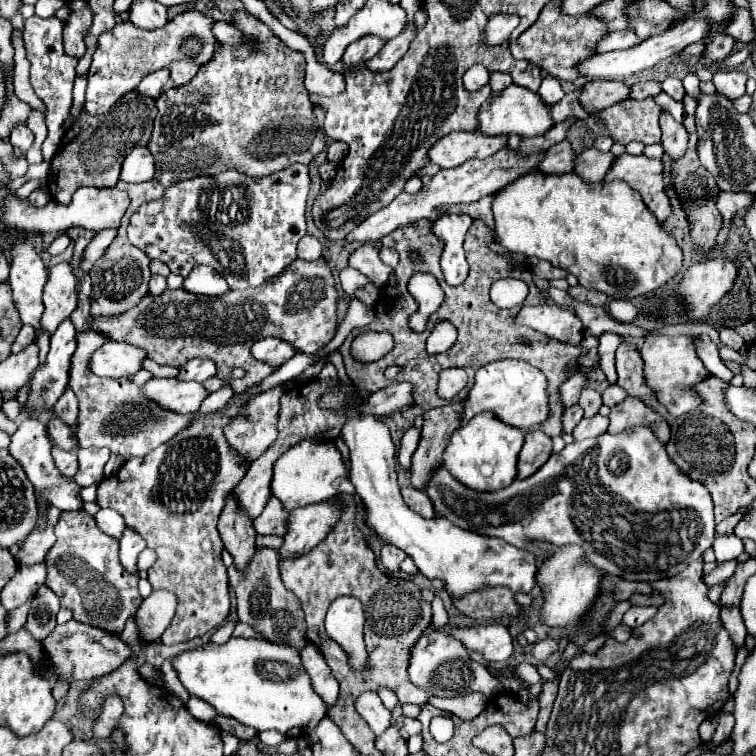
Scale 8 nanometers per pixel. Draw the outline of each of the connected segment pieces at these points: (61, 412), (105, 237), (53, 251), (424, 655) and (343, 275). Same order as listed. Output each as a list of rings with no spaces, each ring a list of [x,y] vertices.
[[[68,387],[64,391],[64,395],[58,399],[58,403],[54,405],[54,415],[58,415],[58,419],[62,419],[76,435],[76,419],[78,419],[78,399],[74,395],[74,391]]]
[[[106,229],[106,231],[98,231],[98,235],[90,241],[90,245],[86,247],[86,253],[84,253],[84,259],[82,259],[82,269],[90,271],[90,267],[102,257],[104,249],[114,241],[116,237],[116,229]]]
[[[62,233],[62,235],[58,235],[52,243],[50,243],[50,247],[46,249],[50,255],[60,255],[60,253],[64,253],[64,249],[68,247],[68,243],[70,243],[70,237],[66,235],[66,233]]]
[[[436,631],[430,635],[422,635],[422,639],[418,639],[418,643],[414,645],[408,675],[414,685],[422,687],[428,695],[436,695],[436,697],[460,697],[474,691],[480,691],[488,697],[504,693],[502,683],[494,679],[486,667],[472,661],[468,657],[466,647],[460,641]]]
[[[346,267],[344,271],[340,271],[340,283],[342,283],[342,289],[344,289],[348,295],[354,295],[354,291],[360,289],[362,285],[366,285],[368,279],[366,279],[360,271],[356,271],[356,269],[352,269],[352,267]]]

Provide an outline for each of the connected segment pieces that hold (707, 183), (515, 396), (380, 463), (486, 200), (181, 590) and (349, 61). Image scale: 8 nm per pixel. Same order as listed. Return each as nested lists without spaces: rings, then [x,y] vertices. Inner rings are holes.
[[[688,115],[684,119],[684,127],[690,135],[690,143],[688,143],[688,149],[686,149],[686,155],[682,159],[674,159],[672,163],[672,169],[670,169],[670,175],[672,175],[672,183],[674,183],[674,191],[682,203],[682,209],[688,217],[688,225],[690,225],[690,237],[694,241],[694,249],[698,253],[708,253],[712,247],[714,247],[714,239],[720,231],[720,225],[722,225],[722,217],[720,217],[720,211],[716,209],[716,199],[718,199],[718,185],[714,183],[714,175],[710,175],[698,161],[698,155],[696,155],[696,141],[698,141],[698,135],[696,135],[696,123],[694,123],[694,117]]]
[[[500,361],[488,363],[476,371],[474,387],[470,389],[464,409],[462,409],[462,425],[466,425],[474,415],[490,411],[502,423],[528,431],[534,425],[540,425],[548,417],[548,393],[546,393],[546,377],[532,365],[524,361]]]
[[[340,383],[338,387],[332,387],[326,395],[322,395],[320,405],[330,409],[340,409],[344,407],[344,413],[348,417],[346,425],[342,427],[342,439],[350,449],[350,461],[352,461],[352,475],[350,481],[356,487],[356,493],[360,495],[362,503],[364,503],[364,517],[366,517],[366,525],[376,533],[376,537],[382,543],[400,547],[408,557],[412,557],[414,565],[418,567],[418,571],[428,577],[428,579],[442,579],[446,583],[446,591],[450,591],[452,595],[466,595],[472,593],[474,589],[482,589],[484,585],[490,587],[498,587],[498,585],[506,585],[510,587],[510,591],[514,593],[528,593],[534,585],[536,585],[536,571],[538,571],[538,563],[534,553],[526,551],[526,549],[518,549],[502,539],[496,537],[484,537],[466,529],[456,527],[454,523],[450,523],[448,519],[422,519],[418,513],[410,511],[400,495],[400,487],[396,481],[396,461],[394,461],[394,443],[392,437],[388,433],[388,427],[376,419],[376,417],[362,417],[354,413],[354,405],[360,401],[360,397],[354,393],[350,393],[350,387]]]
[[[486,195],[476,203],[470,205],[454,205],[454,207],[446,207],[448,213],[464,213],[464,215],[472,215],[472,219],[482,219],[490,231],[494,233],[494,215],[492,215],[492,201],[494,195]]]
[[[232,399],[224,413],[194,413],[194,423],[144,457],[128,459],[114,475],[97,486],[97,504],[116,509],[128,527],[136,529],[156,551],[158,559],[148,569],[152,589],[166,589],[178,597],[176,615],[160,641],[174,645],[202,637],[220,627],[230,613],[228,573],[220,559],[224,543],[216,523],[230,491],[246,475],[250,461],[242,459],[224,437],[224,427],[248,401]]]
[[[366,35],[364,39],[358,39],[346,47],[346,53],[342,55],[342,63],[346,67],[356,67],[360,63],[366,63],[384,47],[384,43],[386,41],[376,35]]]

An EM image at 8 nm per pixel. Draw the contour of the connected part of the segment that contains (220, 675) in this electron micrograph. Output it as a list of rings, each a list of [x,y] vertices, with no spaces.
[[[230,637],[230,641],[224,645],[204,643],[196,649],[176,655],[172,659],[172,667],[178,673],[178,679],[182,681],[184,689],[192,697],[198,697],[198,699],[210,703],[220,715],[232,717],[238,723],[244,723],[246,727],[254,727],[256,731],[276,729],[286,737],[298,737],[306,729],[314,729],[318,725],[318,721],[326,715],[326,705],[312,691],[310,679],[300,661],[300,653],[292,647],[280,647],[280,645],[268,643],[264,639]]]

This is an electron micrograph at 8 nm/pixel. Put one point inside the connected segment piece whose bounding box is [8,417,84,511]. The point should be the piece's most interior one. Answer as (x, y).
(29, 446)

